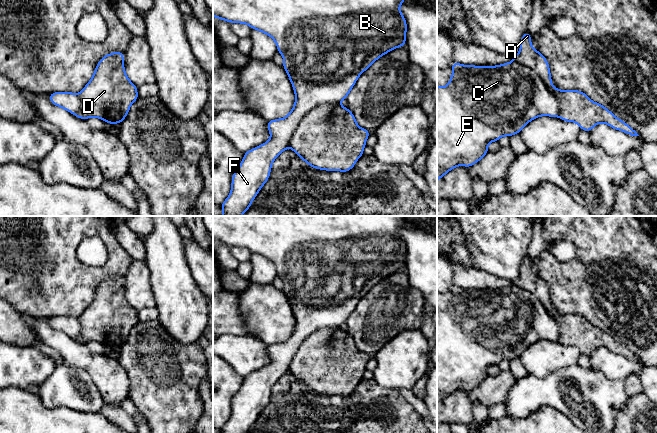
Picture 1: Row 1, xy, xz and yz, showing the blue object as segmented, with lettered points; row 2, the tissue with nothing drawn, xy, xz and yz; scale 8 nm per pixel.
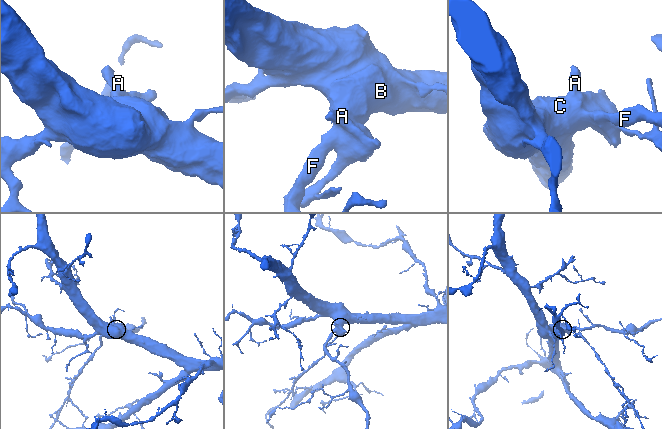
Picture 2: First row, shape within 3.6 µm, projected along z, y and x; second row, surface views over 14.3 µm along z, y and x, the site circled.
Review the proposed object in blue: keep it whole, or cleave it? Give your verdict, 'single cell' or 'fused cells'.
fused cells

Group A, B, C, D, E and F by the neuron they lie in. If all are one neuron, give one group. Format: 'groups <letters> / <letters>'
groups A D / B C E F

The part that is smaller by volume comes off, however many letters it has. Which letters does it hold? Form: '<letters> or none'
A, D

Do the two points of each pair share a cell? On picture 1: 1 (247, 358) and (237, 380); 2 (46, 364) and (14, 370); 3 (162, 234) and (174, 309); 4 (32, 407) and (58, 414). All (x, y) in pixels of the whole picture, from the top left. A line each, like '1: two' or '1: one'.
1: two
2: one
3: one
4: one

